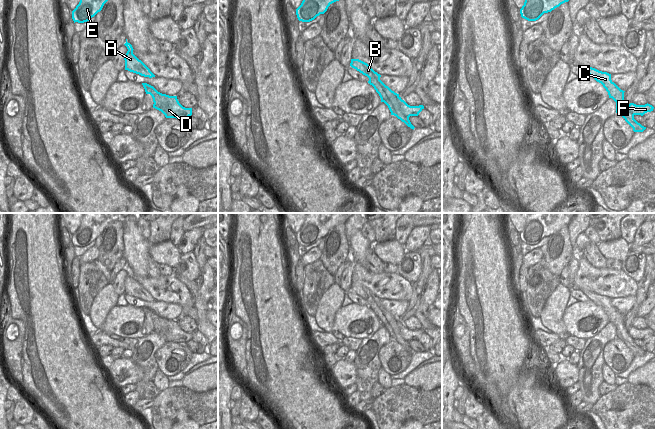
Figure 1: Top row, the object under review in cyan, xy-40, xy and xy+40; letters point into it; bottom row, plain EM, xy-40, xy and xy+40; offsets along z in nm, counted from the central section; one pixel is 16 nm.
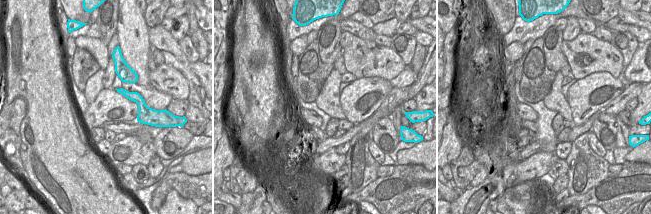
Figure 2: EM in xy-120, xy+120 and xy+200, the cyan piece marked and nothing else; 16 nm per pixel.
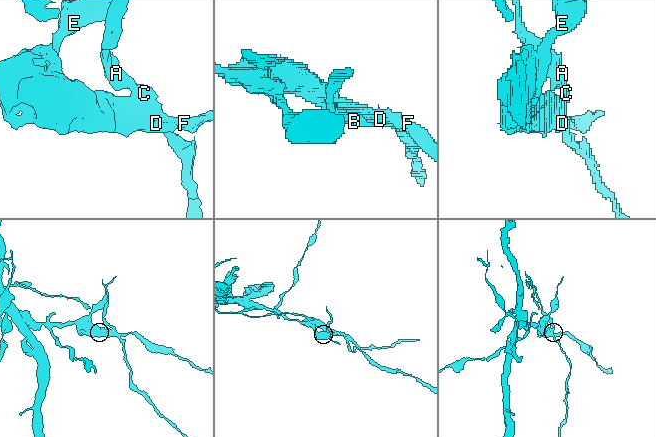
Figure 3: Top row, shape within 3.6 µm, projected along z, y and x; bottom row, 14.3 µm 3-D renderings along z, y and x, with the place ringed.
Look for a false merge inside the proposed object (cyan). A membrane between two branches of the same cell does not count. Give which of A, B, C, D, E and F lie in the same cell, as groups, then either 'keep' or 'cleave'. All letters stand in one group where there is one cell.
A B C / D E F | cleave

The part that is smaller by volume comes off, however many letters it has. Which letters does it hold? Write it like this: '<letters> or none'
A, B, C

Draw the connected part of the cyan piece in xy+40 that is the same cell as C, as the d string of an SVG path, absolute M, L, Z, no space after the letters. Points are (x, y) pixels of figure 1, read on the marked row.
M581 66L591 77L600 81L603 86L606 87L606 91L610 93L610 96L616 102L617 114L621 115L625 121L633 128L634 132L643 132L646 127L642 126L634 119L634 115L629 111L628 106L624 100L624 92L621 90L612 80L611 74L607 72L599 71L595 68L588 66Z

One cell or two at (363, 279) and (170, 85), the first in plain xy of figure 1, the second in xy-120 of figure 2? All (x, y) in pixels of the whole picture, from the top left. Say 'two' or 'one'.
one

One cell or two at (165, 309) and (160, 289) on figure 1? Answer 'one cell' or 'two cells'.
two cells

